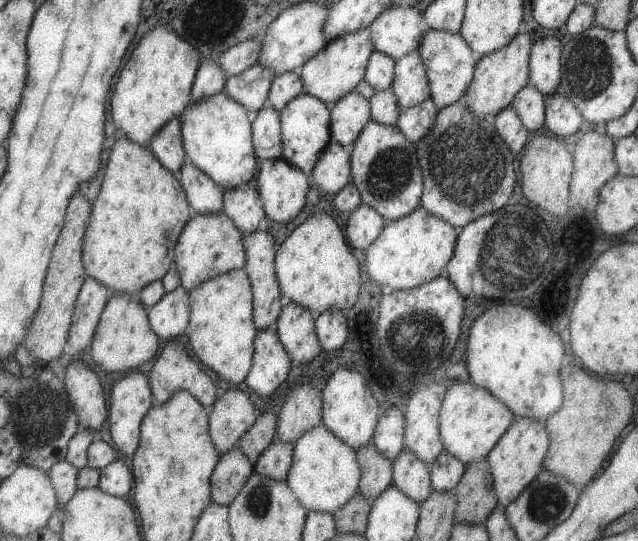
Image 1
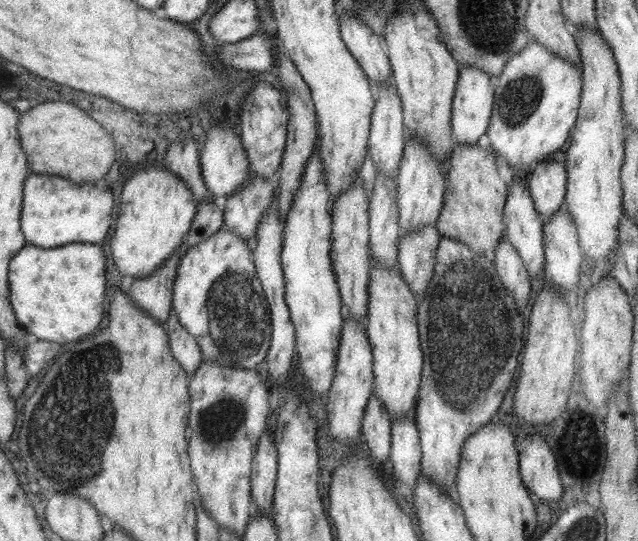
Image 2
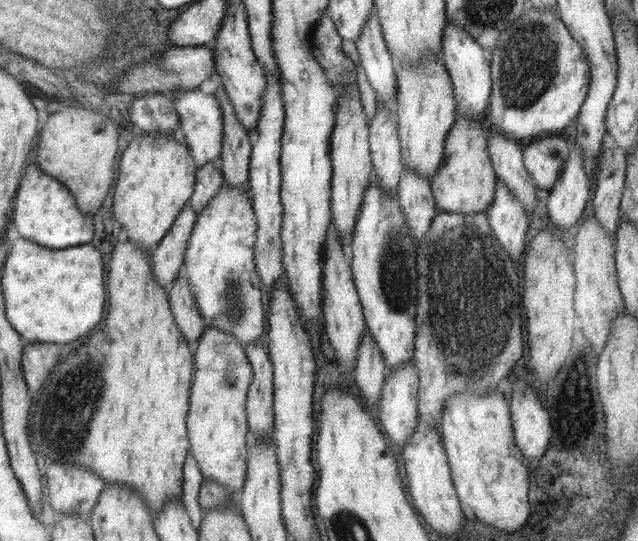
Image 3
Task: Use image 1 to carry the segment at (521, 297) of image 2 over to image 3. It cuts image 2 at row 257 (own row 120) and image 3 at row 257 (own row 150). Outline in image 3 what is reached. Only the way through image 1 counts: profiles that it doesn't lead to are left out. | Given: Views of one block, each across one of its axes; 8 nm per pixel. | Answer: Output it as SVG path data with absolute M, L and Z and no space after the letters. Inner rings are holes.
M497 178L493 198L485 213L497 242L513 260L518 260L526 246L525 231L529 216L523 203Z

